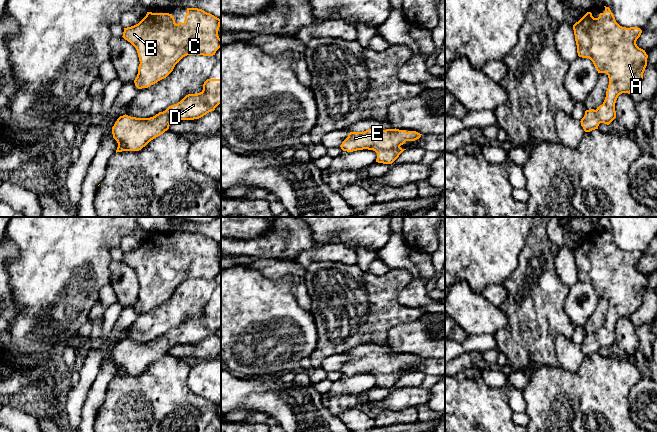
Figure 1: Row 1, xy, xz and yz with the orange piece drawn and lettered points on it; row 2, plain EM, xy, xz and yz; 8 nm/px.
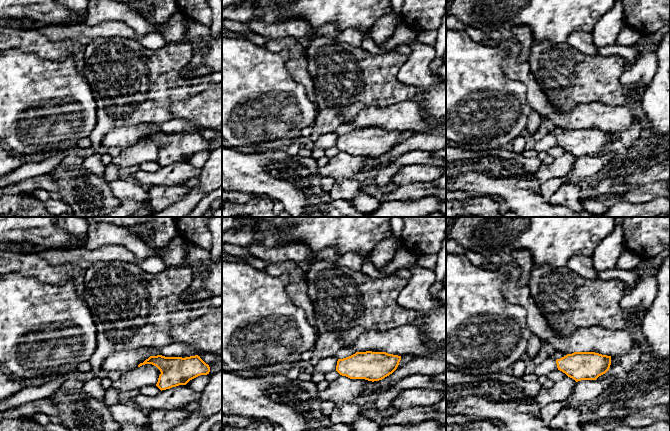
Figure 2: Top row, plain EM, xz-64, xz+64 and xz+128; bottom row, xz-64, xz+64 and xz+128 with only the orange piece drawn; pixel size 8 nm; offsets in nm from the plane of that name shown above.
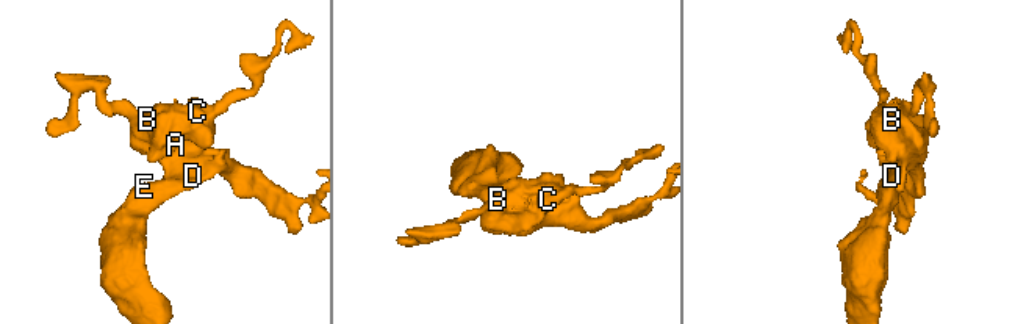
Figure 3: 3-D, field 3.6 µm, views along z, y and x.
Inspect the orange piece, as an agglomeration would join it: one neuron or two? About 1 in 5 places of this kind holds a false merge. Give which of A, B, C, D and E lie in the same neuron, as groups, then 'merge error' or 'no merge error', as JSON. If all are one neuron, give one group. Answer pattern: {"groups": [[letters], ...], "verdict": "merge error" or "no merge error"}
{"groups": [["A", "B", "C", "D", "E"]], "verdict": "no merge error"}

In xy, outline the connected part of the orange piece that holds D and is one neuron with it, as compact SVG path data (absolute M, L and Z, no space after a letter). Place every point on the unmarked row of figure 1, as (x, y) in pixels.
M207 303L200 317L186 319L180 326L153 341L120 340L112 351L113 362L118 367L116 377L139 375L167 355L173 345L199 343L214 335L219 328L221 303Z

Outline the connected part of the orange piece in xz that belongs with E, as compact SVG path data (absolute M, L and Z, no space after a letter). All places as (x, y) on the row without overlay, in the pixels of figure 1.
M375 353L364 356L350 356L348 361L340 369L343 375L353 376L357 374L373 374L377 377L376 386L392 388L406 373L400 370L406 365L415 365L422 358L416 355L399 353Z

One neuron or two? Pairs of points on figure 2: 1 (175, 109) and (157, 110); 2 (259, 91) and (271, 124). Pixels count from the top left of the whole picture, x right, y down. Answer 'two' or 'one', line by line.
1: two
2: one

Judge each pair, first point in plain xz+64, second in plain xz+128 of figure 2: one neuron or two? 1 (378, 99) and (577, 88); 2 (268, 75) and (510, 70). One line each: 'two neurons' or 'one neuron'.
1: one neuron
2: two neurons

